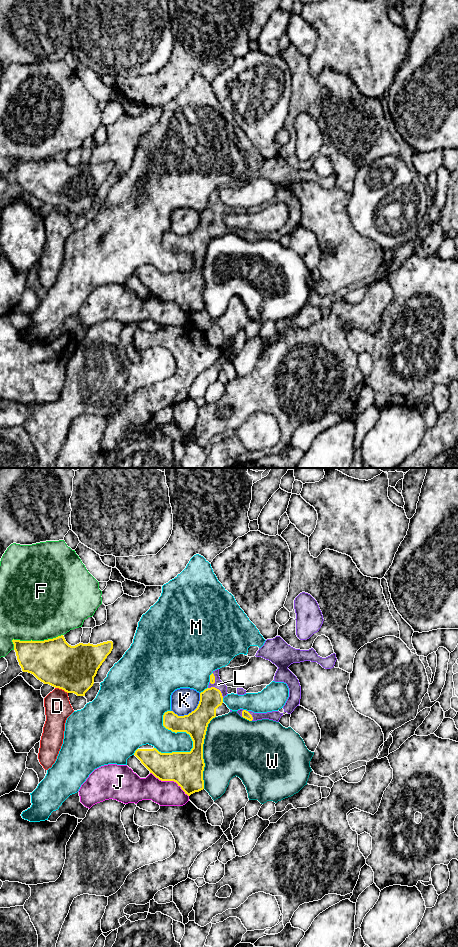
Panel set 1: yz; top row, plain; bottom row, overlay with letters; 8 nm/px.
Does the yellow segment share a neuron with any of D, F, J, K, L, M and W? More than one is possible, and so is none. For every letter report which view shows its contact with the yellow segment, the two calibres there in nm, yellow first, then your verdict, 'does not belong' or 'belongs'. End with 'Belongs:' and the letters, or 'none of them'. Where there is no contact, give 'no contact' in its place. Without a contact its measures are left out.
D: yz | 360/200 nm | does not belong
F: yz | 360/480 nm | does not belong
J: yz | 280/200 nm | does not belong
K: yz | 200/200 nm | does not belong
L: yz | 180/70 nm | belongs
M: yz | 200/260 nm | does not belong
W: yz | 280/460 nm | does not belong
Belongs: L

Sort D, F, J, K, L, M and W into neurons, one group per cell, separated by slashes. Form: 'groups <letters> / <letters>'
groups D / F / J / K / L / M / W

